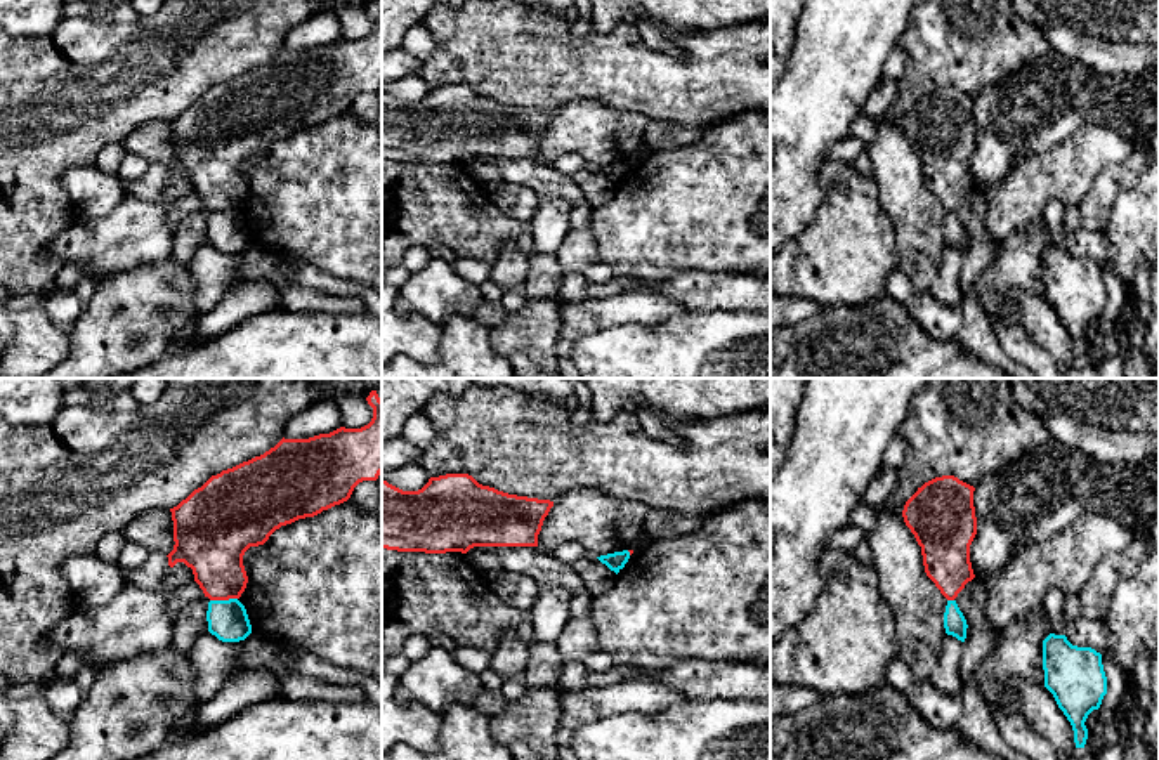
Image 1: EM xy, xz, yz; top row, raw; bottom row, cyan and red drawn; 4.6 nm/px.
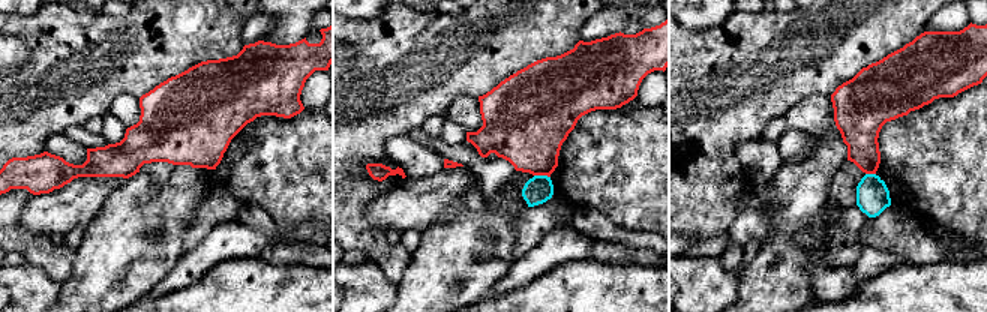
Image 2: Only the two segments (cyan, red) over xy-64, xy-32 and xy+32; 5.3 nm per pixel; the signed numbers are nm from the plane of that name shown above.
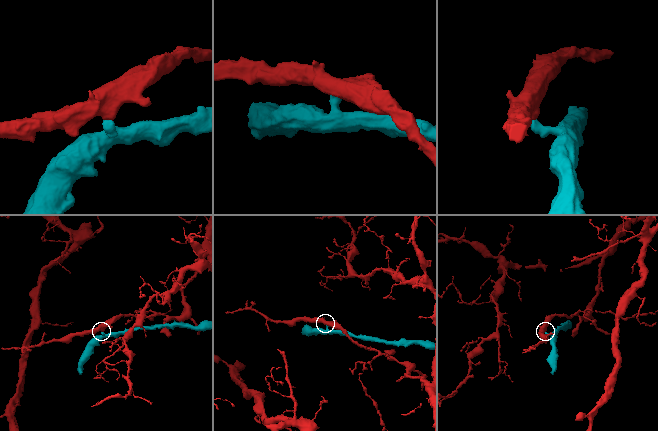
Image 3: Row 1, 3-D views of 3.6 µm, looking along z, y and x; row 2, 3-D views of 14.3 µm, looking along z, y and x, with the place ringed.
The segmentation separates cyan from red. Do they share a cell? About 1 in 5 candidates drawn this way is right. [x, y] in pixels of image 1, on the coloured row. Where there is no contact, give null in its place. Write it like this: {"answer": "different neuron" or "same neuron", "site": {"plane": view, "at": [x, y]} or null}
{"answer": "different neuron", "site": {"plane": "xy", "at": [222, 601]}}

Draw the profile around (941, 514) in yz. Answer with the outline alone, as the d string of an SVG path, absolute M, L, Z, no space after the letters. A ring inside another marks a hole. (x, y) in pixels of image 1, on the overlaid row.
M954 475L935 477L918 488L902 510L921 547L925 573L947 600L975 578L970 562L977 534L973 491Z

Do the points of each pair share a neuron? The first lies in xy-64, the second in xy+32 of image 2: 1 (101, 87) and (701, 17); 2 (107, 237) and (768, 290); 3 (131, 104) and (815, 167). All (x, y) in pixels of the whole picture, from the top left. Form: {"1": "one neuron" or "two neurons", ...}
{"1": "two neurons", "2": "one neuron", "3": "one neuron"}

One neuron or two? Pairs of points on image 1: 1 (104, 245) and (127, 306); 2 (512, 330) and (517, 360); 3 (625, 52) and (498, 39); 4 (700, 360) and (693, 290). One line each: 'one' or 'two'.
1: two
2: two
3: one
4: two

